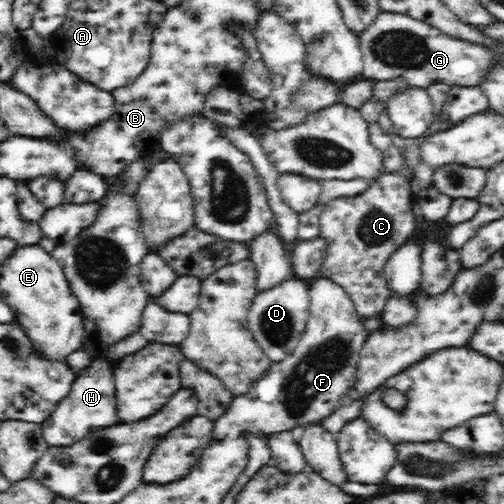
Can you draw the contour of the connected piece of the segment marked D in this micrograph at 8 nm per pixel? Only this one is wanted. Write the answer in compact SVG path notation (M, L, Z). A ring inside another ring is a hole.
M294 275L256 294L249 310L247 328L251 329L254 340L273 363L286 360L293 348L296 348L306 328L310 312L309 300L309 281Z

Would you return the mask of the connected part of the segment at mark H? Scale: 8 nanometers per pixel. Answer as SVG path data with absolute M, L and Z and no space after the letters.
M98 358L93 359L88 368L78 372L70 394L56 405L56 409L44 423L41 423L41 426L48 447L68 447L91 435L93 431L106 430L120 422L113 363L106 358Z

